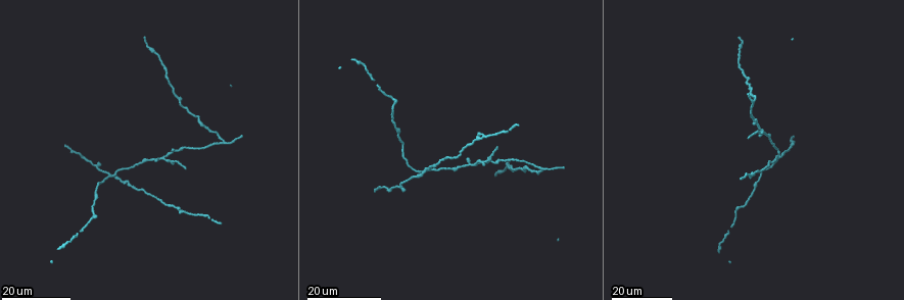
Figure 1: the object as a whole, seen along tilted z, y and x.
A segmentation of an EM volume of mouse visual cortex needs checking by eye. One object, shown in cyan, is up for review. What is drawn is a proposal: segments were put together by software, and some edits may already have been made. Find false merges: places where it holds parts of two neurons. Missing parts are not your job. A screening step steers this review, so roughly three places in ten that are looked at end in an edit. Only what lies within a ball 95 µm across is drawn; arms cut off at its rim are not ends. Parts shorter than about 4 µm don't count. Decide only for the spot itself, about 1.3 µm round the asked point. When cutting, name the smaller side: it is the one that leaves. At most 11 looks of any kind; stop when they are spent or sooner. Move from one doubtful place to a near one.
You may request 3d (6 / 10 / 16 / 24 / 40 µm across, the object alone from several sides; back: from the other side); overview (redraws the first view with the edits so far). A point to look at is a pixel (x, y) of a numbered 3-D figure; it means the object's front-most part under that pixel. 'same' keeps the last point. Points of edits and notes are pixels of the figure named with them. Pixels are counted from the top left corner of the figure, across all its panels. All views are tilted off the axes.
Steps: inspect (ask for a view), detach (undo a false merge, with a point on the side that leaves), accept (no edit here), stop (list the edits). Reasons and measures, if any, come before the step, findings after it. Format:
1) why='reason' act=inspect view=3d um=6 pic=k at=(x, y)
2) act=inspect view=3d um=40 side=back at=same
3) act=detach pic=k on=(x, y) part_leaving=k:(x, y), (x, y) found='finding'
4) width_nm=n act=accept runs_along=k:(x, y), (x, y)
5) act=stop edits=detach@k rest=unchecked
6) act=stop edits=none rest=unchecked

why='three-way junction' act=inspect view=3d um=16 pic=1 at=(224, 140)

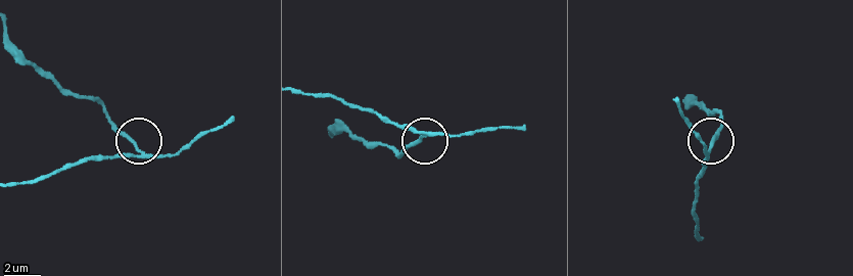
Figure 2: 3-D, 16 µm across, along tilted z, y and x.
why='zoom in' act=inspect view=3d um=6 pic=2 at=(421, 136)

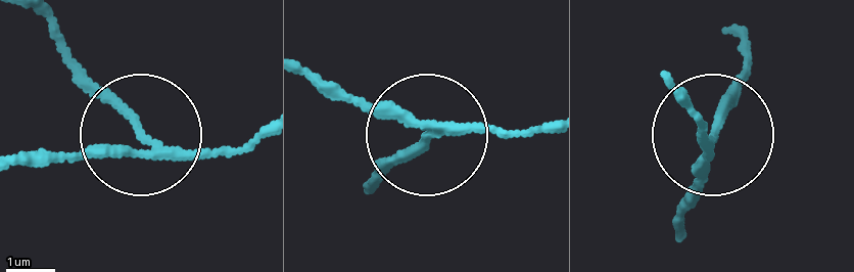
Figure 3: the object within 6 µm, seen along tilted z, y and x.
arms=3 act=detach pic=3 on=(108, 90) found='a second neuron is stuck on'

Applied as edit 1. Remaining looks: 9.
act=inspect view=overview

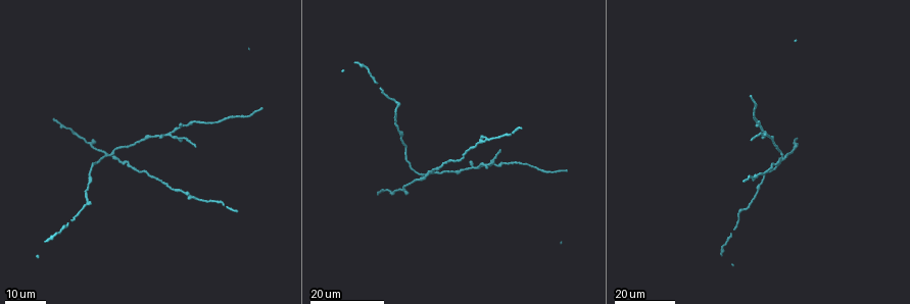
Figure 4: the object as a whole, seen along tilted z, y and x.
why='a narrow waist' act=inspect view=3d um=24 pic=4 at=(484, 142)

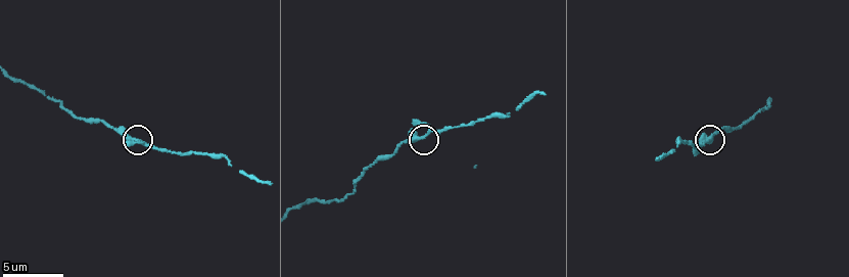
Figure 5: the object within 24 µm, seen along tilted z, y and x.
why='closer look' act=inspect view=3d um=10 pic=5 at=(425, 134)

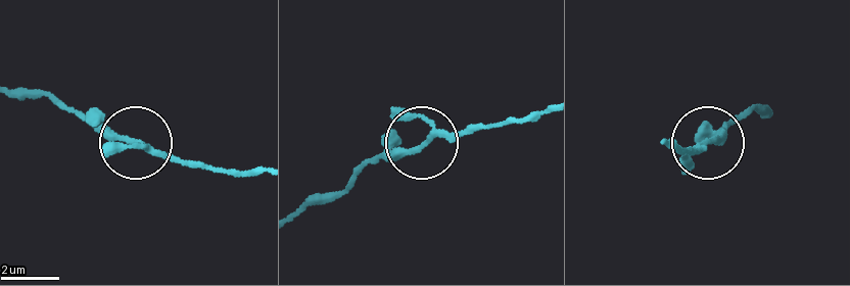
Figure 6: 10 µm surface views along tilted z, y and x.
act=accept runs_along=6:(763, 106), (742, 107), (725, 130), (689, 151) found='all the same neuron'

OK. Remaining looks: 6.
why='branch point' act=inspect view=3d um=24 pic=4 at=(780, 156)

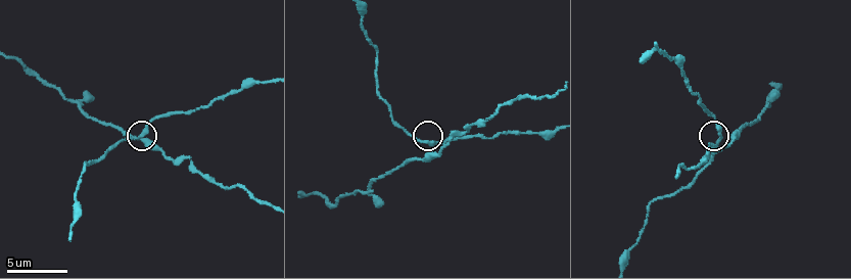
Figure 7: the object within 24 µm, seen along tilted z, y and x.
why='closer look' act=inspect view=3d um=6 pic=7 at=(718, 131)

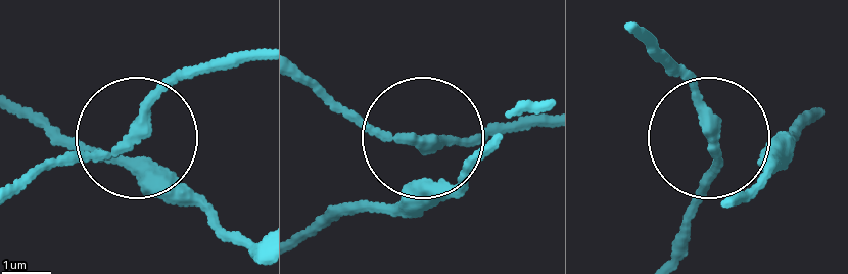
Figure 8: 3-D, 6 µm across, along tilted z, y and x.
act=accept runs_along=8:(639, 28), (686, 80), (706, 132), (775, 163) found='continuous, no second neuron'

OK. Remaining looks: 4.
why='a fork' act=inspect view=3d um=10 pic=7 at=(657, 45)

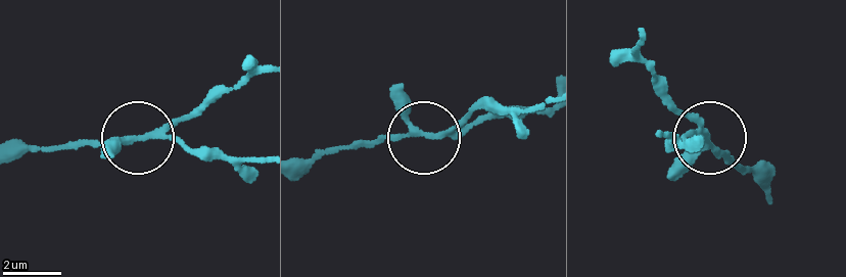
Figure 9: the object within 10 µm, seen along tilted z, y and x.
act=inspect view=3d um=10 side=back pic=9 at=(426, 135)

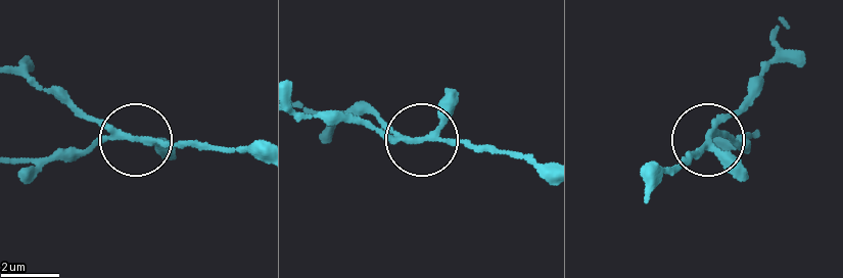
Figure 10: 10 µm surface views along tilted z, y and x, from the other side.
arms=3 act=detach pic=10 on=(88, 152) part_leaving=10:(111, 137), (9, 160) found='a second neuron is stuck on'

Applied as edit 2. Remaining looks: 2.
why='thin neck' act=inspect view=3d um=10 pic=7 at=(191, 160)

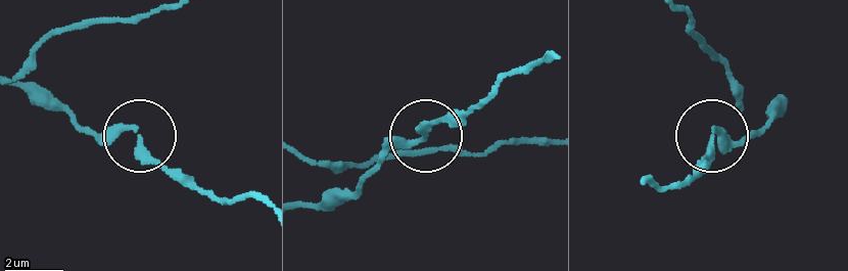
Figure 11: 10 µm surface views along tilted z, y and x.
act=inspect view=3d um=10 side=back pic=11 at=(425, 134)

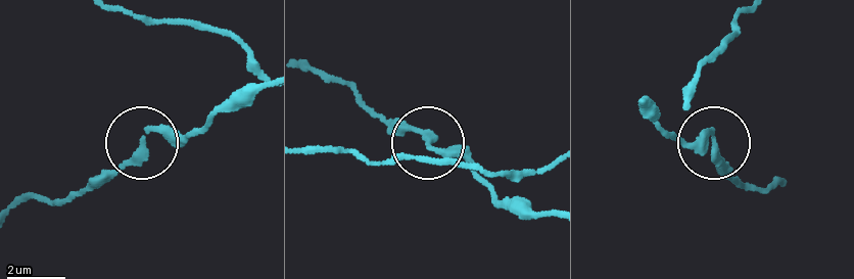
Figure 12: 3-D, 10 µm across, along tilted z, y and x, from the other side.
act=accept runs_along=12:(307, 152), (516, 172), (519, 199), (380, 115) found='one neuron here'

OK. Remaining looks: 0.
act=stop edits=detach@3,detach@10 rest=unchecked

